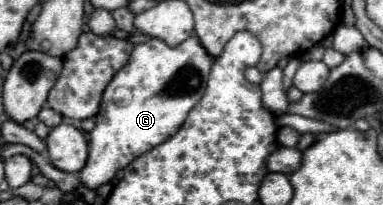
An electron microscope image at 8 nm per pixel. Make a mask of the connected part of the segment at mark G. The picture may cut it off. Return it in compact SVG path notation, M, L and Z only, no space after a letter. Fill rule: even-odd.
M197 37L185 39L179 47L167 47L159 39L135 45L129 63L115 73L103 91L95 129L89 133L89 159L79 171L79 181L87 189L97 189L113 181L117 171L133 159L161 145L187 119L189 111L203 97L213 59L205 53Z

